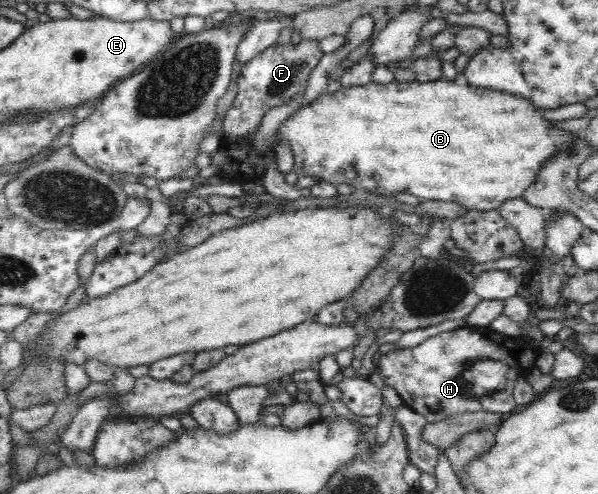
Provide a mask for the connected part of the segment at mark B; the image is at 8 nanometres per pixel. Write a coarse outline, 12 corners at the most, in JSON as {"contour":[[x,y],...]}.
{"contour":[[464,81],[341,87],[215,174],[497,209],[576,135]]}

